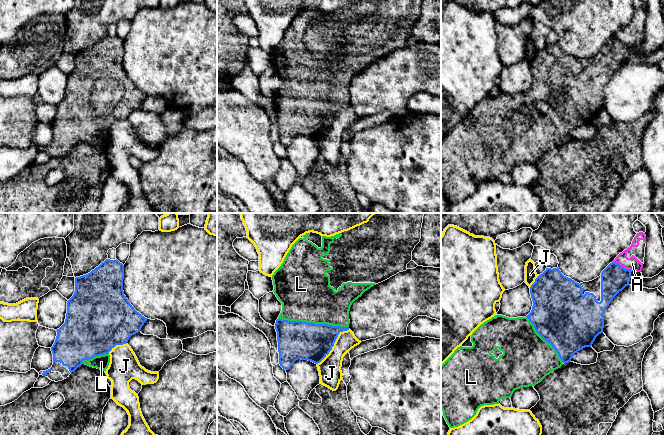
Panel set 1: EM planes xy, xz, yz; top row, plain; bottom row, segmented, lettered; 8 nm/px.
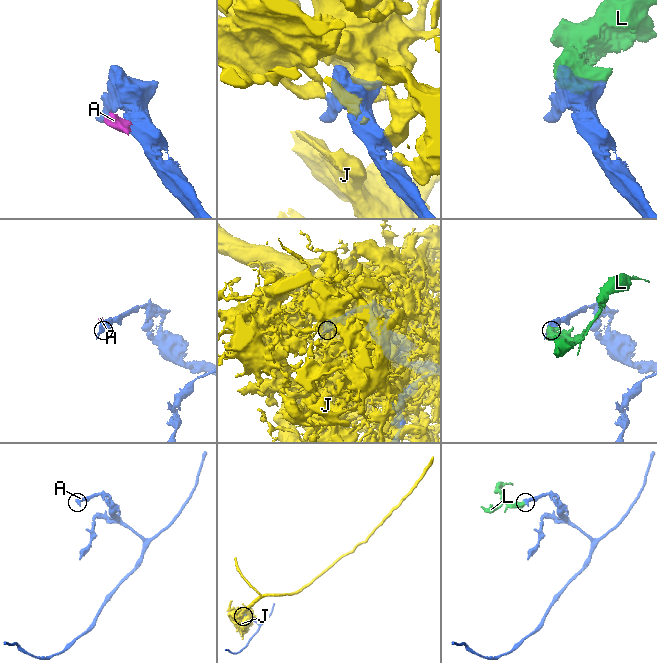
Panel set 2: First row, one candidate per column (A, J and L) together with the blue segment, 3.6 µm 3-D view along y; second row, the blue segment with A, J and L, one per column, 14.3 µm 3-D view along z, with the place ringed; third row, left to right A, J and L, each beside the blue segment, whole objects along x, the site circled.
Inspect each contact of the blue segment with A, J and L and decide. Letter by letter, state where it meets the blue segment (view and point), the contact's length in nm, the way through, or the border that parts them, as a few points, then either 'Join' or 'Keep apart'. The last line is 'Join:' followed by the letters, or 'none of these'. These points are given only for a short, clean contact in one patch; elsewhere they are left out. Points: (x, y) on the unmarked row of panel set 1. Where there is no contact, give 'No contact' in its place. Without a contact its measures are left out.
A: Touches blue at yz (623, 43). Shared border 170 nm. Boundary: yz (614, 36), (625, 44), (632, 46). Keep apart
J: Touches blue at xz (333, 120). Shared border 380 nm. Keep apart
L: Touches blue at xz (313, 99). Shared border 550 nm. Join
Join: L

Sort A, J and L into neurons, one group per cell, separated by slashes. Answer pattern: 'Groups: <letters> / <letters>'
Groups: A / J / L

